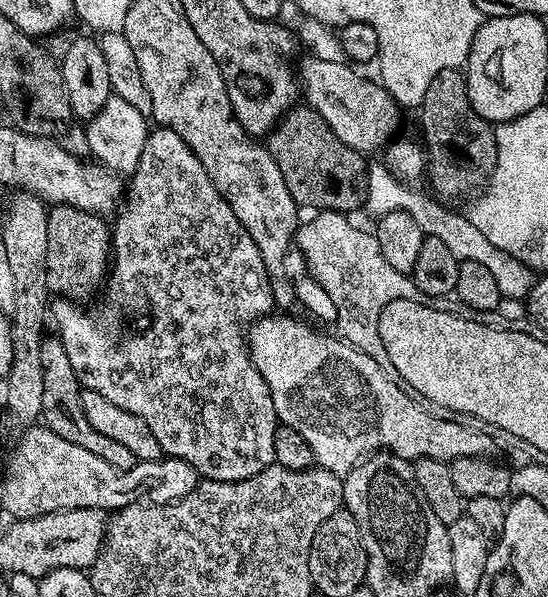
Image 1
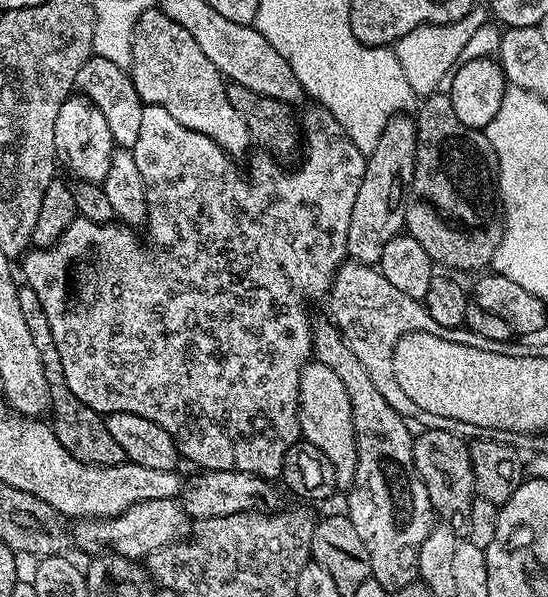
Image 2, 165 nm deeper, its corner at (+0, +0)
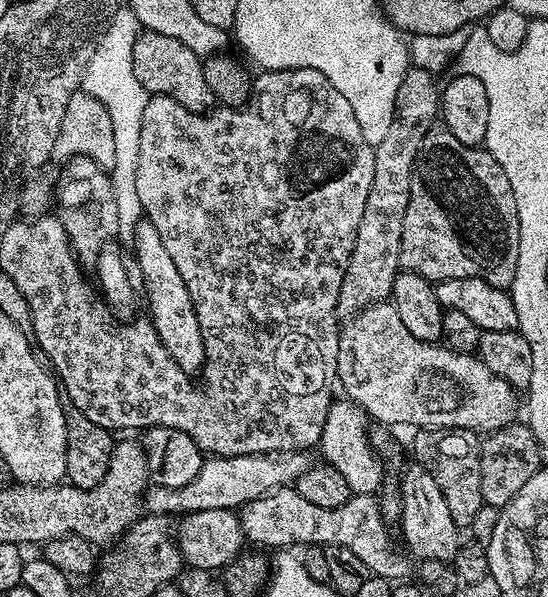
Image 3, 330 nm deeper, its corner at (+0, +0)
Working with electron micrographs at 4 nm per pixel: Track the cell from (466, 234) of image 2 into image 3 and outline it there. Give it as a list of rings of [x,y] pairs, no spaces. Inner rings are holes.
[[[433,130],[426,134],[426,138],[422,138],[422,146],[420,152],[416,155],[416,168],[412,171],[412,181],[410,182],[410,202],[406,206],[406,218],[402,218],[402,250],[400,251],[401,269],[413,272],[419,276],[424,276],[433,282],[441,280],[449,280],[450,278],[482,278],[490,286],[511,289],[512,275],[514,274],[514,266],[518,262],[518,202],[514,202],[514,190],[510,190],[510,178],[506,178],[506,170],[502,170],[502,166],[498,166],[498,162],[483,147],[477,146],[471,148],[462,142],[458,142],[458,138],[454,138],[454,134],[450,134],[446,130]]]

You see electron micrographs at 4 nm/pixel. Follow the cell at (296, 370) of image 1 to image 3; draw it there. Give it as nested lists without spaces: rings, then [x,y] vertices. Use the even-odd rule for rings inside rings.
[[[333,399],[326,414],[326,426],[322,426],[322,438],[318,445],[318,452],[324,455],[322,458],[325,463],[334,466],[334,470],[338,470],[342,478],[346,478],[346,486],[351,495],[375,497],[381,491],[386,479],[385,465],[372,449],[372,443],[368,441],[368,428],[364,413],[351,400]]]

